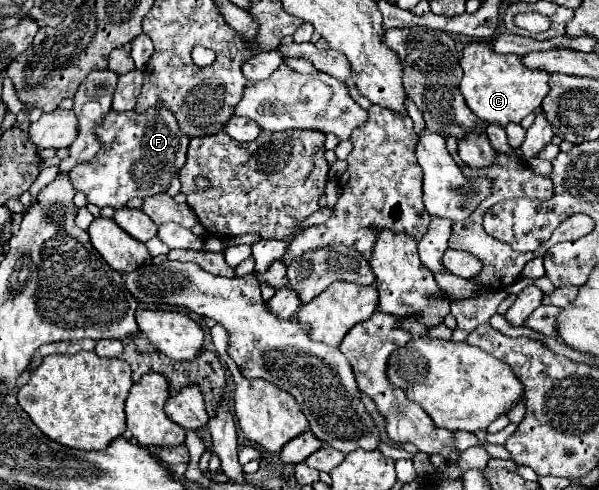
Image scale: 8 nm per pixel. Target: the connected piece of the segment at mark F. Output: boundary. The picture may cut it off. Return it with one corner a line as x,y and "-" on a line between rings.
147,108
145,112
115,112
103,118
95,128
95,136
101,142
95,158
77,164
69,178
71,184
87,194
89,204
99,208
123,208
131,198
147,198
167,192
171,176
175,170
183,168
189,146
189,136
185,136
177,124
177,118
165,108

